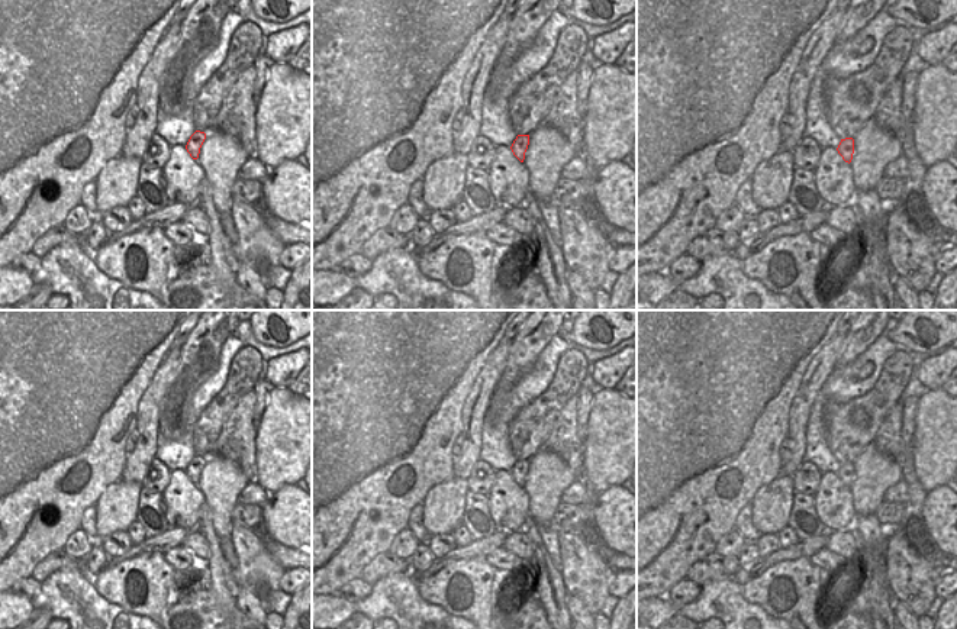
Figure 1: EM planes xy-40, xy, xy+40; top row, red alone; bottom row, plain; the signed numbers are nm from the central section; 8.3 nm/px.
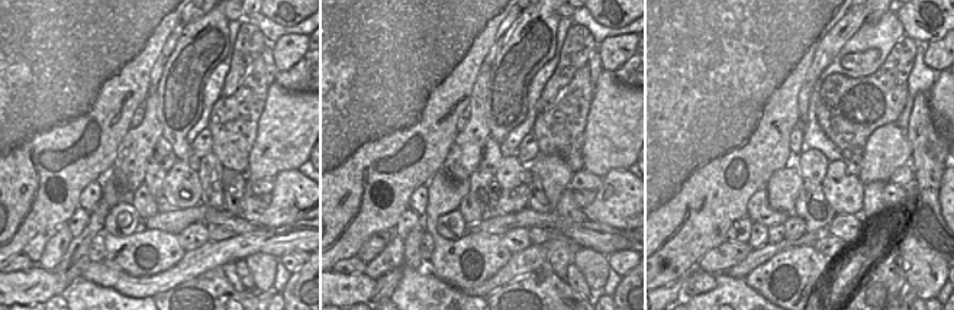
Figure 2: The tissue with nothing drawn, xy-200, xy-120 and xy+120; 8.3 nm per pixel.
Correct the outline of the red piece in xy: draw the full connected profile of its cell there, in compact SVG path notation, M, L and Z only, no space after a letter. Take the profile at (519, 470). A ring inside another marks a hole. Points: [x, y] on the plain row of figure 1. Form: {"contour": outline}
{"contour": "M518 459L516 464L513 465L510 474L513 477L513 480L523 487L525 484L525 477L528 474L529 470L529 459Z"}

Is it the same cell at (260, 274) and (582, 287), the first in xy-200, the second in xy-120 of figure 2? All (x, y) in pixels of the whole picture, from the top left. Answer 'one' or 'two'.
two

